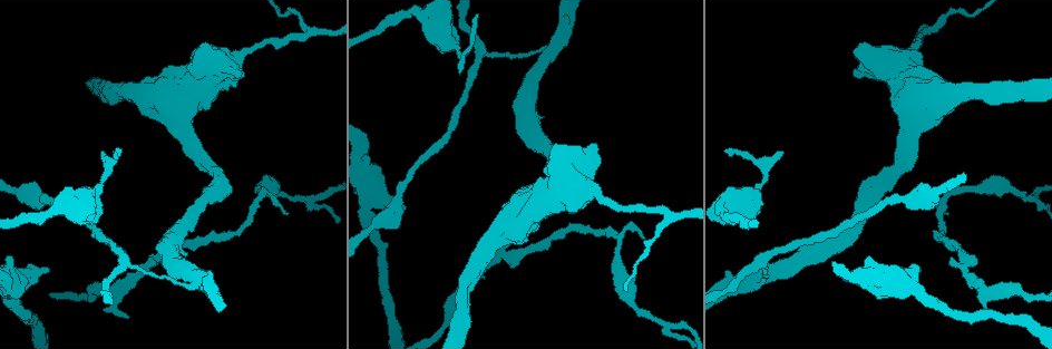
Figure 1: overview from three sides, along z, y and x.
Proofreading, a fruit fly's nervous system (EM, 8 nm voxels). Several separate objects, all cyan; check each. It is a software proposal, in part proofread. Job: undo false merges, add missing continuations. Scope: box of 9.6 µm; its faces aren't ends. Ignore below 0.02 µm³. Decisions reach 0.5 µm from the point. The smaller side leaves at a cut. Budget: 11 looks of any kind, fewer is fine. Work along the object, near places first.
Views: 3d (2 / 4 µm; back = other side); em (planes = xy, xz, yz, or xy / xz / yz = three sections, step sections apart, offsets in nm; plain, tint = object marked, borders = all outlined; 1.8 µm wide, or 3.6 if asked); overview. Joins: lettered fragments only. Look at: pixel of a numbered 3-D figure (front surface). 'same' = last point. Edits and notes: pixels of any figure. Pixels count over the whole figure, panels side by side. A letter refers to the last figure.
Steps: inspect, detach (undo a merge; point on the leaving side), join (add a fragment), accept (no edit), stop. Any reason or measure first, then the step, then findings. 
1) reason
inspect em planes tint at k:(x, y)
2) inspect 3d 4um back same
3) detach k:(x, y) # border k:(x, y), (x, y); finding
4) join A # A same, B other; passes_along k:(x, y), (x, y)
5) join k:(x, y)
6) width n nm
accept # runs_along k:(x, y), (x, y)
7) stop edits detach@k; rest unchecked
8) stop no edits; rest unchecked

branch stops here
inspect em planes borders at 1:(49, 268)

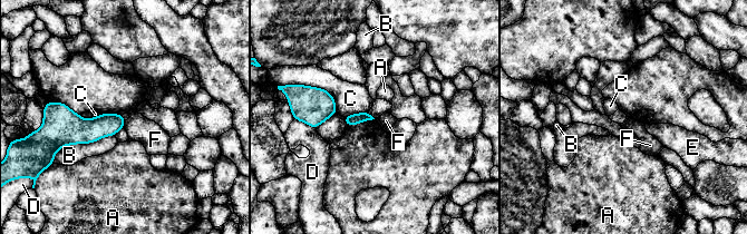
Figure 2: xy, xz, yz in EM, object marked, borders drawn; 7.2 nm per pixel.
longest_contact B 440 nm
accept # A other, B other, C other, D other, E other, F other; border 2:(125, 120), (123, 126); no lettered fragment goes on from it

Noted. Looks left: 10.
three arms meet
inspect em xz step 4 tint at 1:(762, 264)

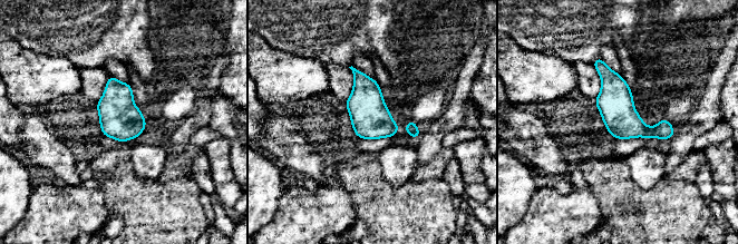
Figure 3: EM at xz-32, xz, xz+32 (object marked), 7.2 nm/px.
inspect em planes tint same

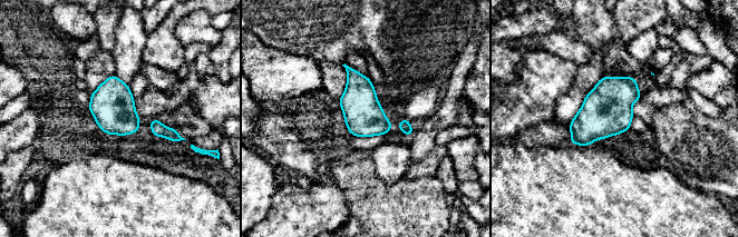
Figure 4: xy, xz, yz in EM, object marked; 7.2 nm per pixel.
inspect em planes borders same

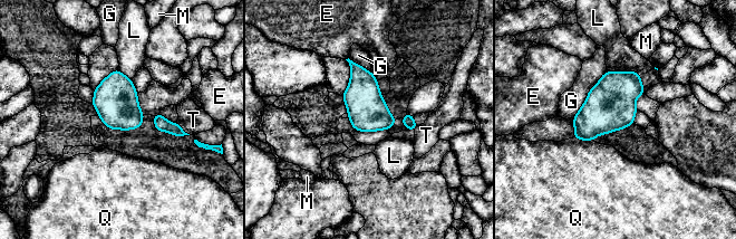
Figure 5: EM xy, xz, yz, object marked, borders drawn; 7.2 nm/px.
accept # E other, G other, L other, M other, Q other, T other; one cell here

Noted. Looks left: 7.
inspect 3d 2um back at 1:(104, 154)

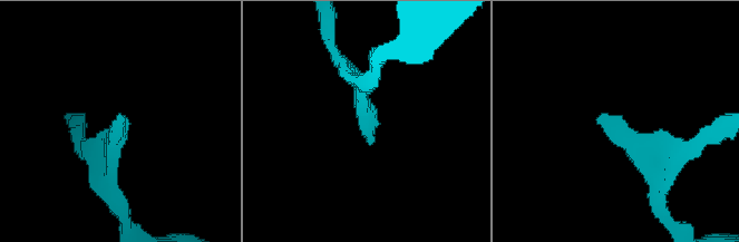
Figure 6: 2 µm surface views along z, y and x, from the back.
inspect em xy step 16 plain at 6:(371, 143)

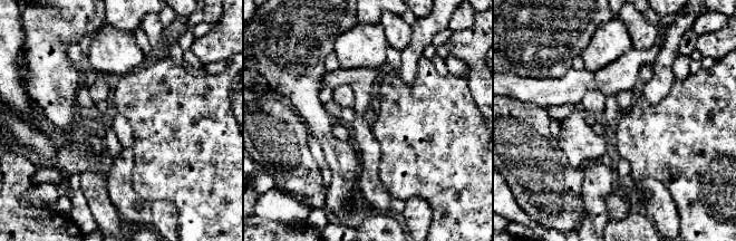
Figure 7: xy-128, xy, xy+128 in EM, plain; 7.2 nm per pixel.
see the neighbours
inspect em xy step 16 borders same

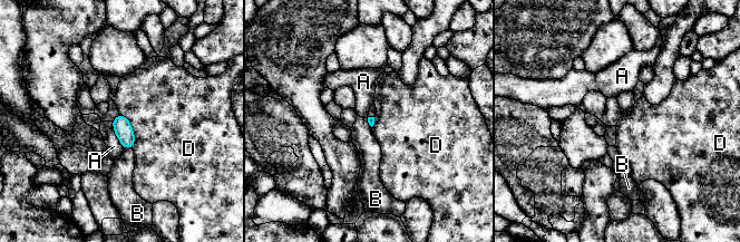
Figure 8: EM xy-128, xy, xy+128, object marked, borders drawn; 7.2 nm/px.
longest_contact D 260 nm
accept # A other, B other, D other; border 8:(124, 147), (132, 148); no lettered fragment goes on from it

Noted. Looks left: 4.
small branch off a trunk
inspect em xz step 8 tint at 1:(759, 278)

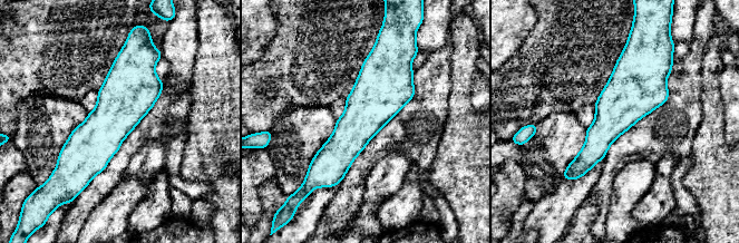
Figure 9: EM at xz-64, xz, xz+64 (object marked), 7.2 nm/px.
inspect em planes borders same

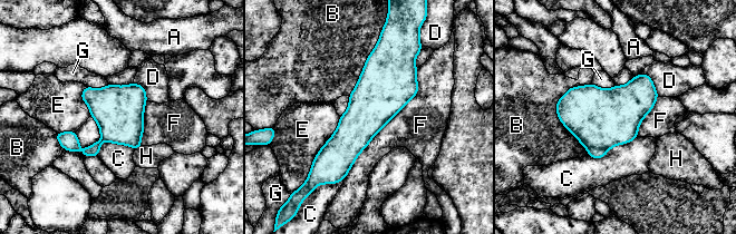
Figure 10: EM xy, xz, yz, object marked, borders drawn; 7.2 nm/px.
width 360 nm
detach 10:(593, 153) # A other, B other, C other, D other, E other, F other, G other, H other; border 10:(607, 149), (590, 148), (588, 150); a second cell is stuck on

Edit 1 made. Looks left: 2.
stop edits detach@10; rest unchecked

